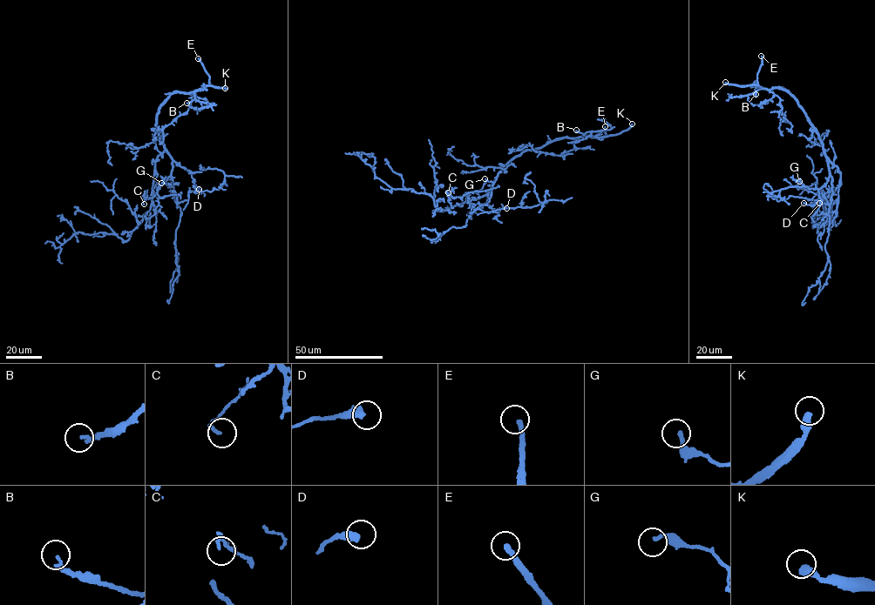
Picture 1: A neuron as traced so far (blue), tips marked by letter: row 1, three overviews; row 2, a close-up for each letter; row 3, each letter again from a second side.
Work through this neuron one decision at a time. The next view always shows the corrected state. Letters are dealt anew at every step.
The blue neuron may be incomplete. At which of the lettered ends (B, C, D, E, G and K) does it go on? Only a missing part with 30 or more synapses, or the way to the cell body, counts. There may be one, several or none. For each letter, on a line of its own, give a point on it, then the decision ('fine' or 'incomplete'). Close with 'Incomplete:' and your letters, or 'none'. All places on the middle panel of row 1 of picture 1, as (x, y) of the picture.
B: (576, 130) | incomplete
C: (448, 192) | fine
D: (506, 208) | fine
E: (605, 126) | incomplete
G: (484, 178) | fine
K: (632, 124) | incomplete
Incomplete: B, E, K

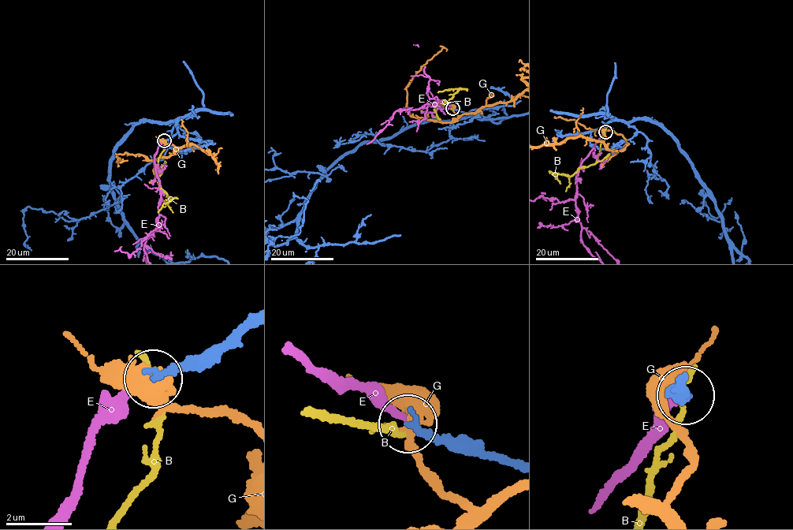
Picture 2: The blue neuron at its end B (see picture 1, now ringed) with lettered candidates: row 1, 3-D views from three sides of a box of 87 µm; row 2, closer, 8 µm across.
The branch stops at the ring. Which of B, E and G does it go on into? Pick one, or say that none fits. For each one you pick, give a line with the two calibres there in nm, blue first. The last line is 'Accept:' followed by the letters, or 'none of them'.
E: calibres 240 and 200 nm
Accept: E

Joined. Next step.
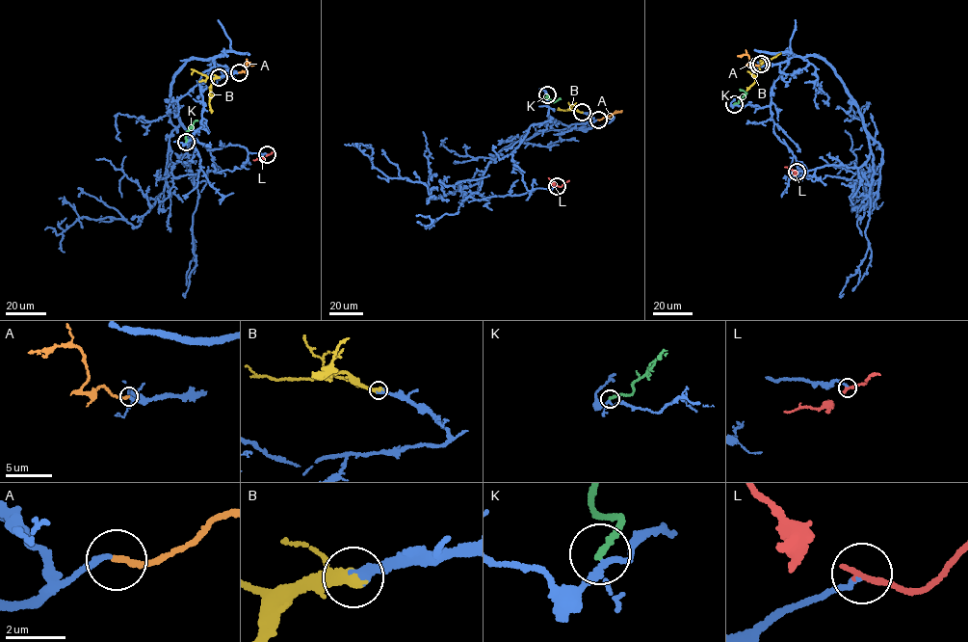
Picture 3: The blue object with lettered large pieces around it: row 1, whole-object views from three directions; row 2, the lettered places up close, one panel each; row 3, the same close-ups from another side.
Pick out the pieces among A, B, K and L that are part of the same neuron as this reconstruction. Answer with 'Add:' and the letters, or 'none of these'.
Add: A, B, L

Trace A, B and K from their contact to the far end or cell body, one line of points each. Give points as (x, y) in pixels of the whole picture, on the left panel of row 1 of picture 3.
A: (239, 72), (247, 71), (248, 63), (253, 66)
B: (219, 77), (211, 84), (211, 113)
K: (186, 141), (188, 129), (196, 120)

